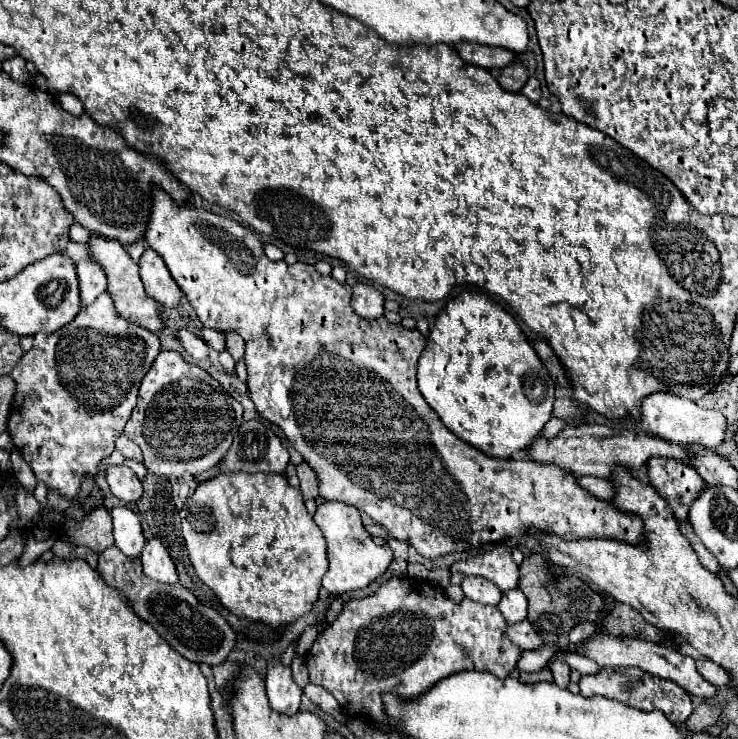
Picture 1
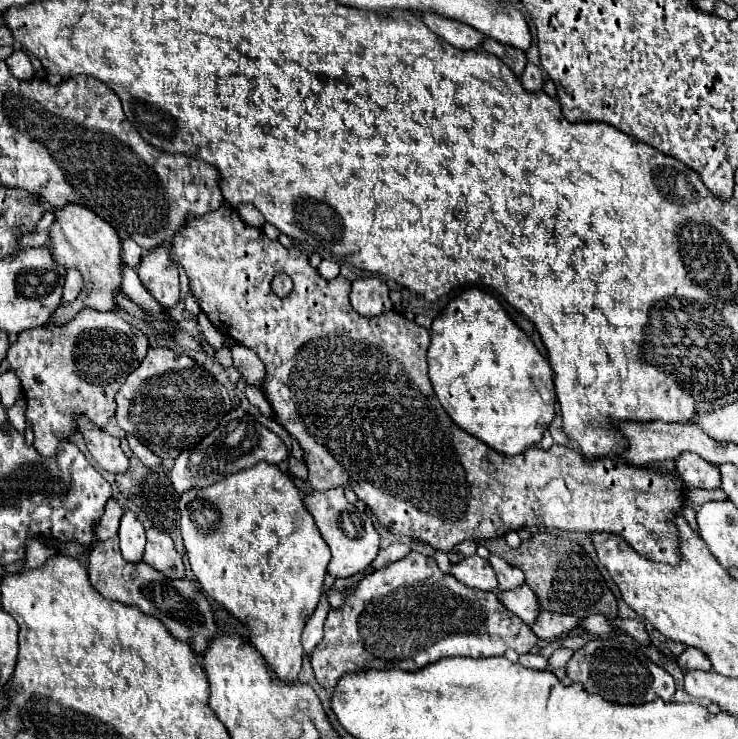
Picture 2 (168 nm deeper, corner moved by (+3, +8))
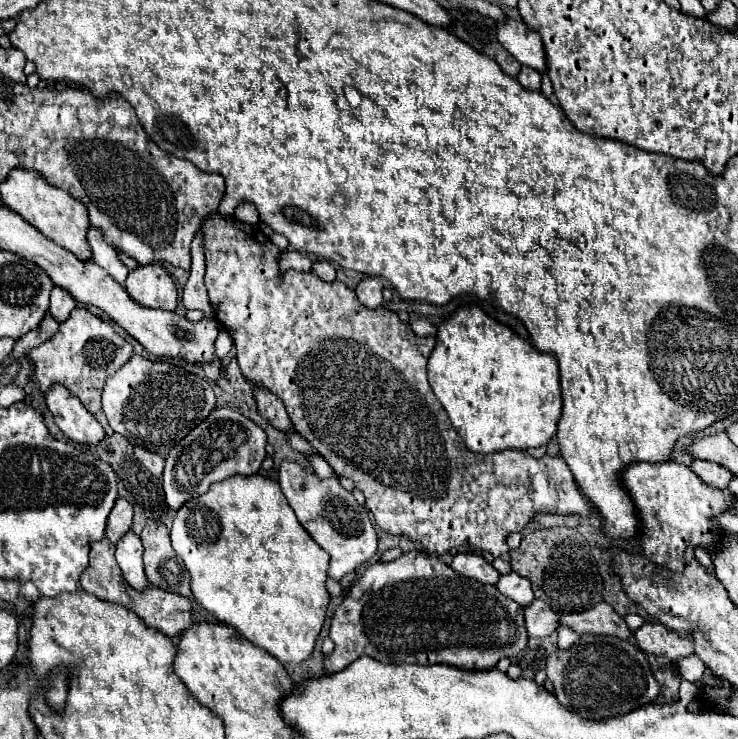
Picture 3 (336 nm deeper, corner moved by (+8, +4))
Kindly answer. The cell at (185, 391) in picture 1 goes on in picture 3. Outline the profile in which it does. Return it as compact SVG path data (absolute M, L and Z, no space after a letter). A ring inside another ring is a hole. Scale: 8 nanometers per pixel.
M134 354L116 376L106 380L102 392L102 412L114 432L122 434L132 446L148 448L166 456L192 428L196 428L216 408L216 396L208 380L184 368L160 360L152 362Z

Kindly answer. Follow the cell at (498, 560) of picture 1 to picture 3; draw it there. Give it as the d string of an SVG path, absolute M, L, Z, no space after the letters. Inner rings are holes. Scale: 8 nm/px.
M508 572L508 574L500 576L496 588L500 590L500 594L512 598L512 600L518 602L518 604L530 604L530 602L534 600L532 586L528 584L526 578L518 576L516 572Z

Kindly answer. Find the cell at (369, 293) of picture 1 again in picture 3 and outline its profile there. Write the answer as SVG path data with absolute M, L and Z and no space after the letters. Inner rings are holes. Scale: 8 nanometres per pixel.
M366 278L356 286L356 298L362 306L366 308L380 308L384 304L384 296L382 296L382 284L378 278Z

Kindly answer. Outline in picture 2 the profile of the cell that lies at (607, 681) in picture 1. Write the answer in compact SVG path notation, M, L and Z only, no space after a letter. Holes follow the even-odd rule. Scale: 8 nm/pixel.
M623 632L611 634L607 638L593 638L573 654L565 666L565 672L571 682L583 684L585 692L599 694L615 704L641 704L655 698L669 702L675 694L673 676L665 668L653 664L641 650L643 646Z

